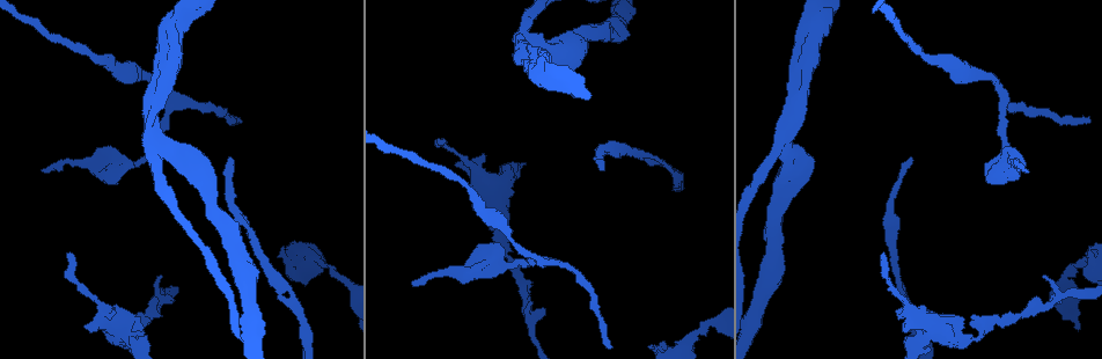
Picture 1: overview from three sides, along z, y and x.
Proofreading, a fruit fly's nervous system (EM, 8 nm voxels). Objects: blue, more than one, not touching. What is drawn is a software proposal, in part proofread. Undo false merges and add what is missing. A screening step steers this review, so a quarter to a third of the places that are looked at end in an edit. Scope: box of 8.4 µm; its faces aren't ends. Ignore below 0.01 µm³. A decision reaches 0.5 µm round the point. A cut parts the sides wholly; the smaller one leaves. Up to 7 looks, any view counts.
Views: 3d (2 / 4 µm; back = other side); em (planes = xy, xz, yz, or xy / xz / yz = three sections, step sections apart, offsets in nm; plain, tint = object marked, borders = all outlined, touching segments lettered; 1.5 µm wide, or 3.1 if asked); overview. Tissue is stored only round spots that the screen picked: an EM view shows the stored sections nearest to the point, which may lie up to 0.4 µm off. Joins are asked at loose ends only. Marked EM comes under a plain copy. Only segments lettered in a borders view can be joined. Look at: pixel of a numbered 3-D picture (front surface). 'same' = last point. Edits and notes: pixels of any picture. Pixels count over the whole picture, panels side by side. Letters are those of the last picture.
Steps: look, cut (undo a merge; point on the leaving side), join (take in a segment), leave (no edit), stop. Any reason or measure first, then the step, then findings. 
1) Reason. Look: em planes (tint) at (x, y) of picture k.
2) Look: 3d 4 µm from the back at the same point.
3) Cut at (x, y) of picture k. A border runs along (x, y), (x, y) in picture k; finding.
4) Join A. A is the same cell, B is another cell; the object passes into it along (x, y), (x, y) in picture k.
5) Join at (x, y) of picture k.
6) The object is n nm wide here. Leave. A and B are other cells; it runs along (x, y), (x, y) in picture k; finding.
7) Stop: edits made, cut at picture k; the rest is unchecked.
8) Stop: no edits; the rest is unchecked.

Thin neck. Look: em planes (borders) at (79, 284) of picture 1.

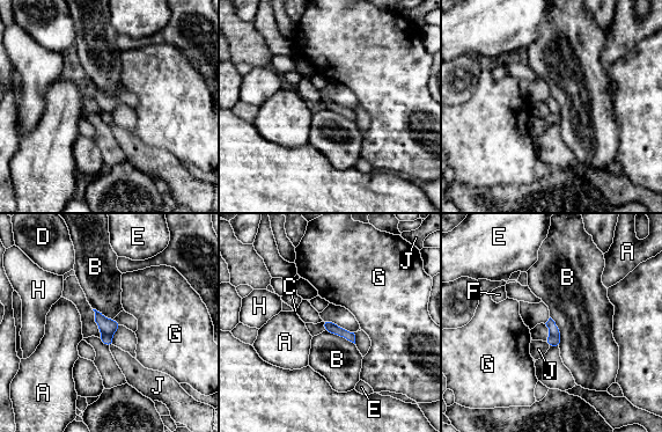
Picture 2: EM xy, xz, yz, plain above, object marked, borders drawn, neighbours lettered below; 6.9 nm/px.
The object is 80 nm wide here. Leave. A, B, C, D, E, F, G, H and J are other cells; continuous, no second neuron.

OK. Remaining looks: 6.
Calibre changes. Look: em xy step 4 (tint) at (969, 340) of picture 1.

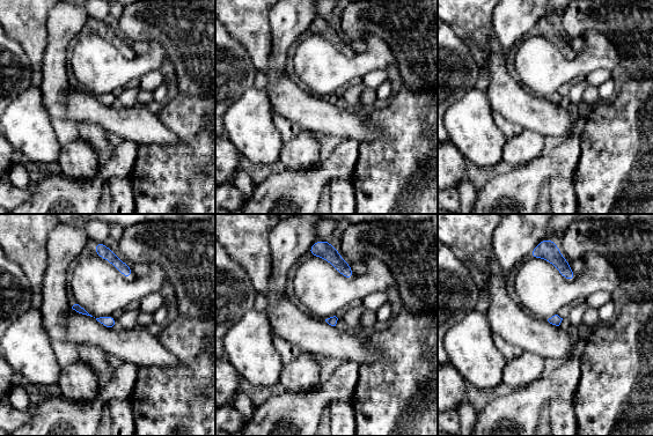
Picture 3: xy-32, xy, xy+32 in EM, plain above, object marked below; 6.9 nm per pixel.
Cut it another way. Look: em planes (borders) at the same point.

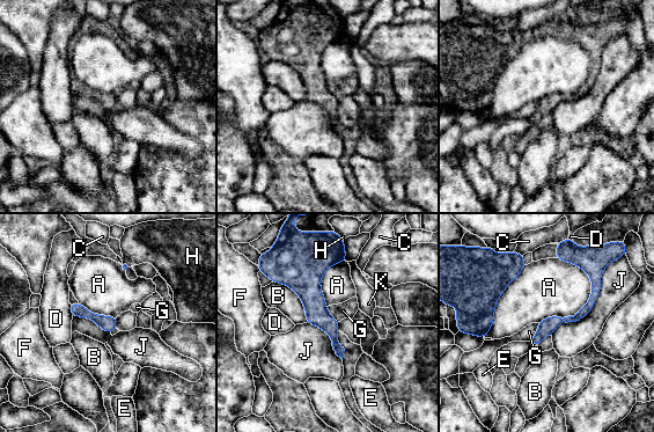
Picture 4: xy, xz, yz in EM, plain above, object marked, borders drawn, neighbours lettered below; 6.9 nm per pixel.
The object is 110 nm wide here. Leave. A, B, C, D, E, F, G, H, J and K are other cells; it runs along (322, 255), (313, 300), (340, 352) in picture 4; continuous, no second neuron.

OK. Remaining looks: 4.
Free end. Look: em planes (borders) at (601, 167) of picture 1.

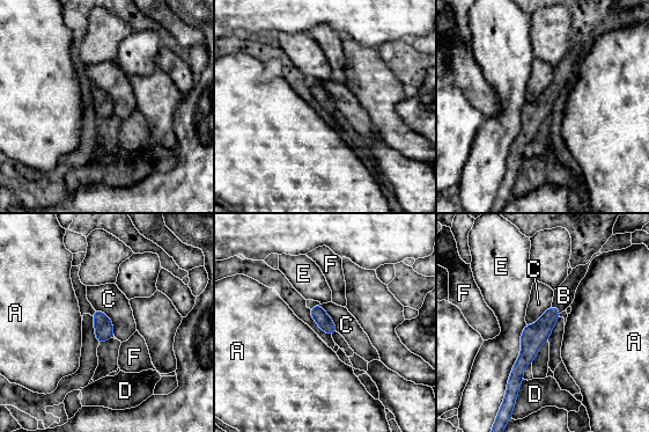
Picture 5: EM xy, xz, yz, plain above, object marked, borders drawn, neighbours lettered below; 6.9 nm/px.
The object is 100 nm wide here. Join B. B is the same cell, A, C, D, E and F are other cells; the object passes into it along (533, 336), (557, 308), (563, 295) in picture 5; it goes on there.

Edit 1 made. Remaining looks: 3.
Stop: edits made, join at picture 5; the rest is unchecked.

